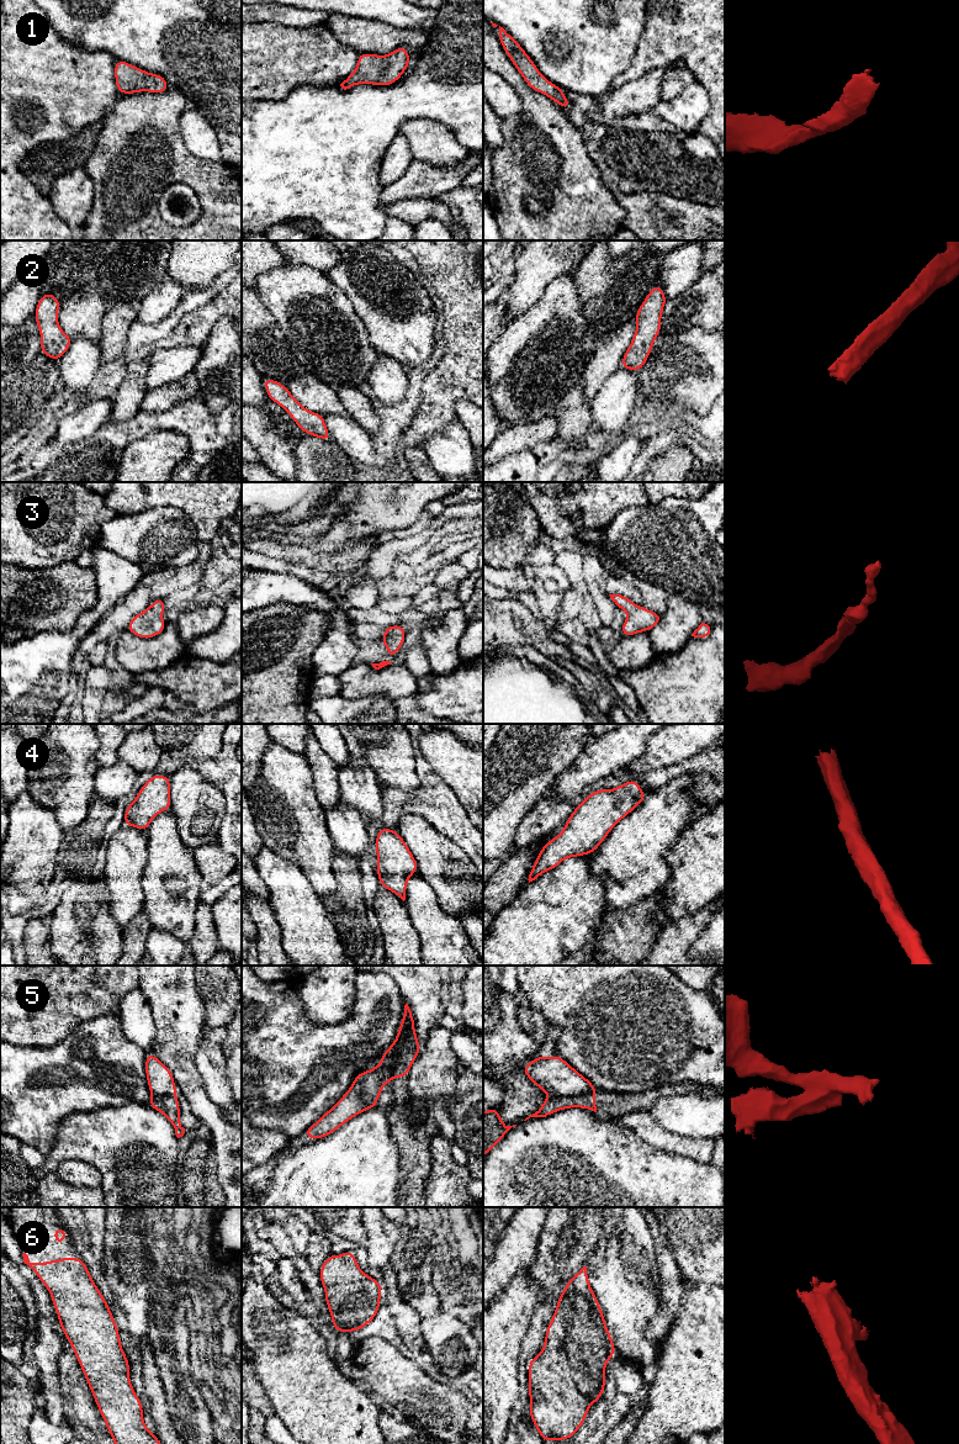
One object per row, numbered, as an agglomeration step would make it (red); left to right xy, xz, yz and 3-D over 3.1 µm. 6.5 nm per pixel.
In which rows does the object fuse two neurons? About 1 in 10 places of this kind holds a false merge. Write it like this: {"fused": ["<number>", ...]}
{"fused": ["5"]}

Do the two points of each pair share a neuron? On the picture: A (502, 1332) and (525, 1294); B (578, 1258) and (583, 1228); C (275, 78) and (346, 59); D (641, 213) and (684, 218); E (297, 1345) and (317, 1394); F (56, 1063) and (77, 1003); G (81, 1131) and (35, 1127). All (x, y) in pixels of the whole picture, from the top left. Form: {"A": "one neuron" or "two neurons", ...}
{"A": "one neuron", "B": "one neuron", "C": "one neuron", "D": "one neuron", "E": "one neuron", "F": "two neurons", "G": "two neurons"}

